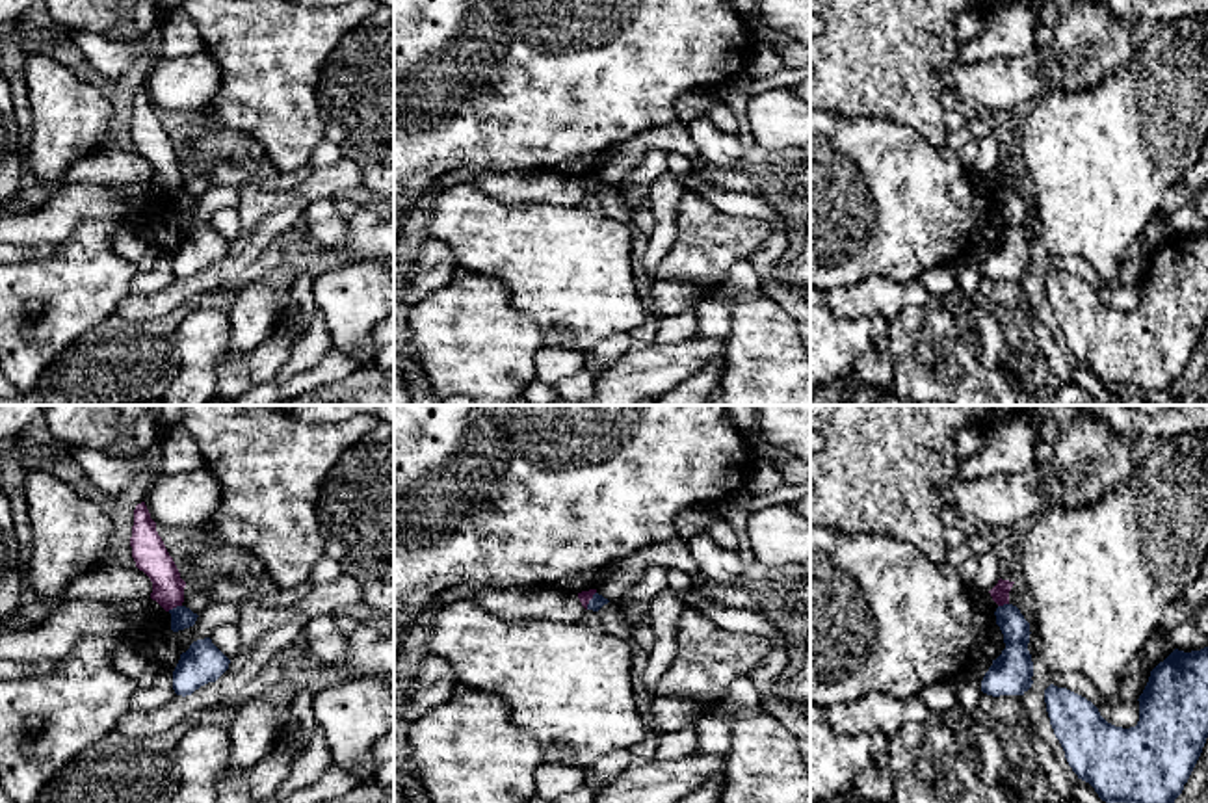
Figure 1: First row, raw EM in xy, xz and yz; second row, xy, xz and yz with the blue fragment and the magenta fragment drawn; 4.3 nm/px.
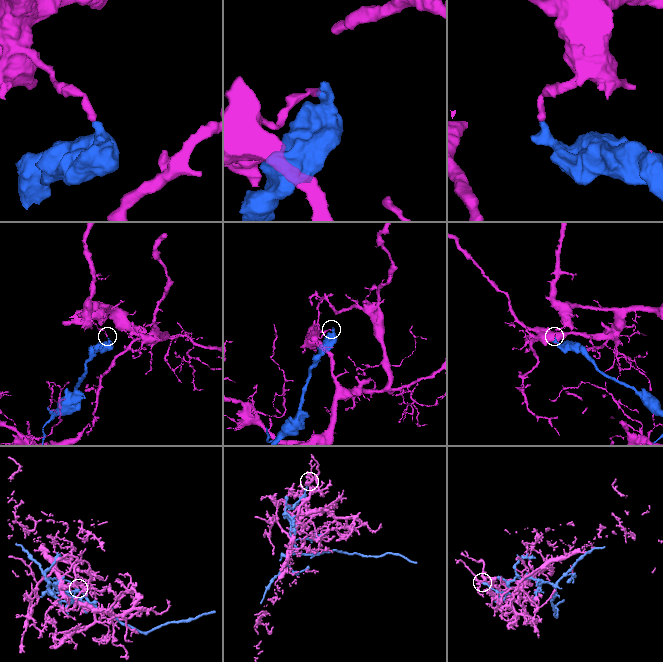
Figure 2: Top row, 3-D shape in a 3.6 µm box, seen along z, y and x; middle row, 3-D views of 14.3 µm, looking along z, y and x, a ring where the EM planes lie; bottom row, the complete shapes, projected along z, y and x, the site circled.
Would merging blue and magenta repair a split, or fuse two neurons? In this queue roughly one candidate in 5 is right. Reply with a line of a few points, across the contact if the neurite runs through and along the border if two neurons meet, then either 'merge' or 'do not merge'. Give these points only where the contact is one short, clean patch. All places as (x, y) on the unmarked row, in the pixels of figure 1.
line xy (181, 188), (168, 194); do not merge

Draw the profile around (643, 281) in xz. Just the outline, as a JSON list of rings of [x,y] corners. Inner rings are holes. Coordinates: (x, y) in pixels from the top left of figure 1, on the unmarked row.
[[[634,230],[634,240],[632,240],[632,275],[636,288],[639,292],[641,301],[650,307],[652,305],[652,283],[654,277],[645,270],[643,266],[643,255],[649,245],[649,236],[643,232]]]

